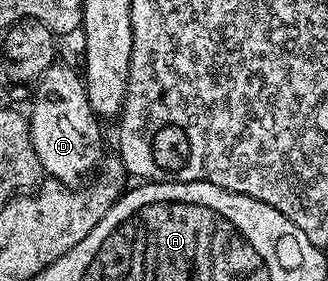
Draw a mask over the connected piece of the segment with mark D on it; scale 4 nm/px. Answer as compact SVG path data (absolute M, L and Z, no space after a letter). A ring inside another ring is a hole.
M56 62L37 79L34 89L28 119L32 146L43 171L64 185L79 185L79 181L95 168L102 152L100 120L91 108L85 83L79 73Z

